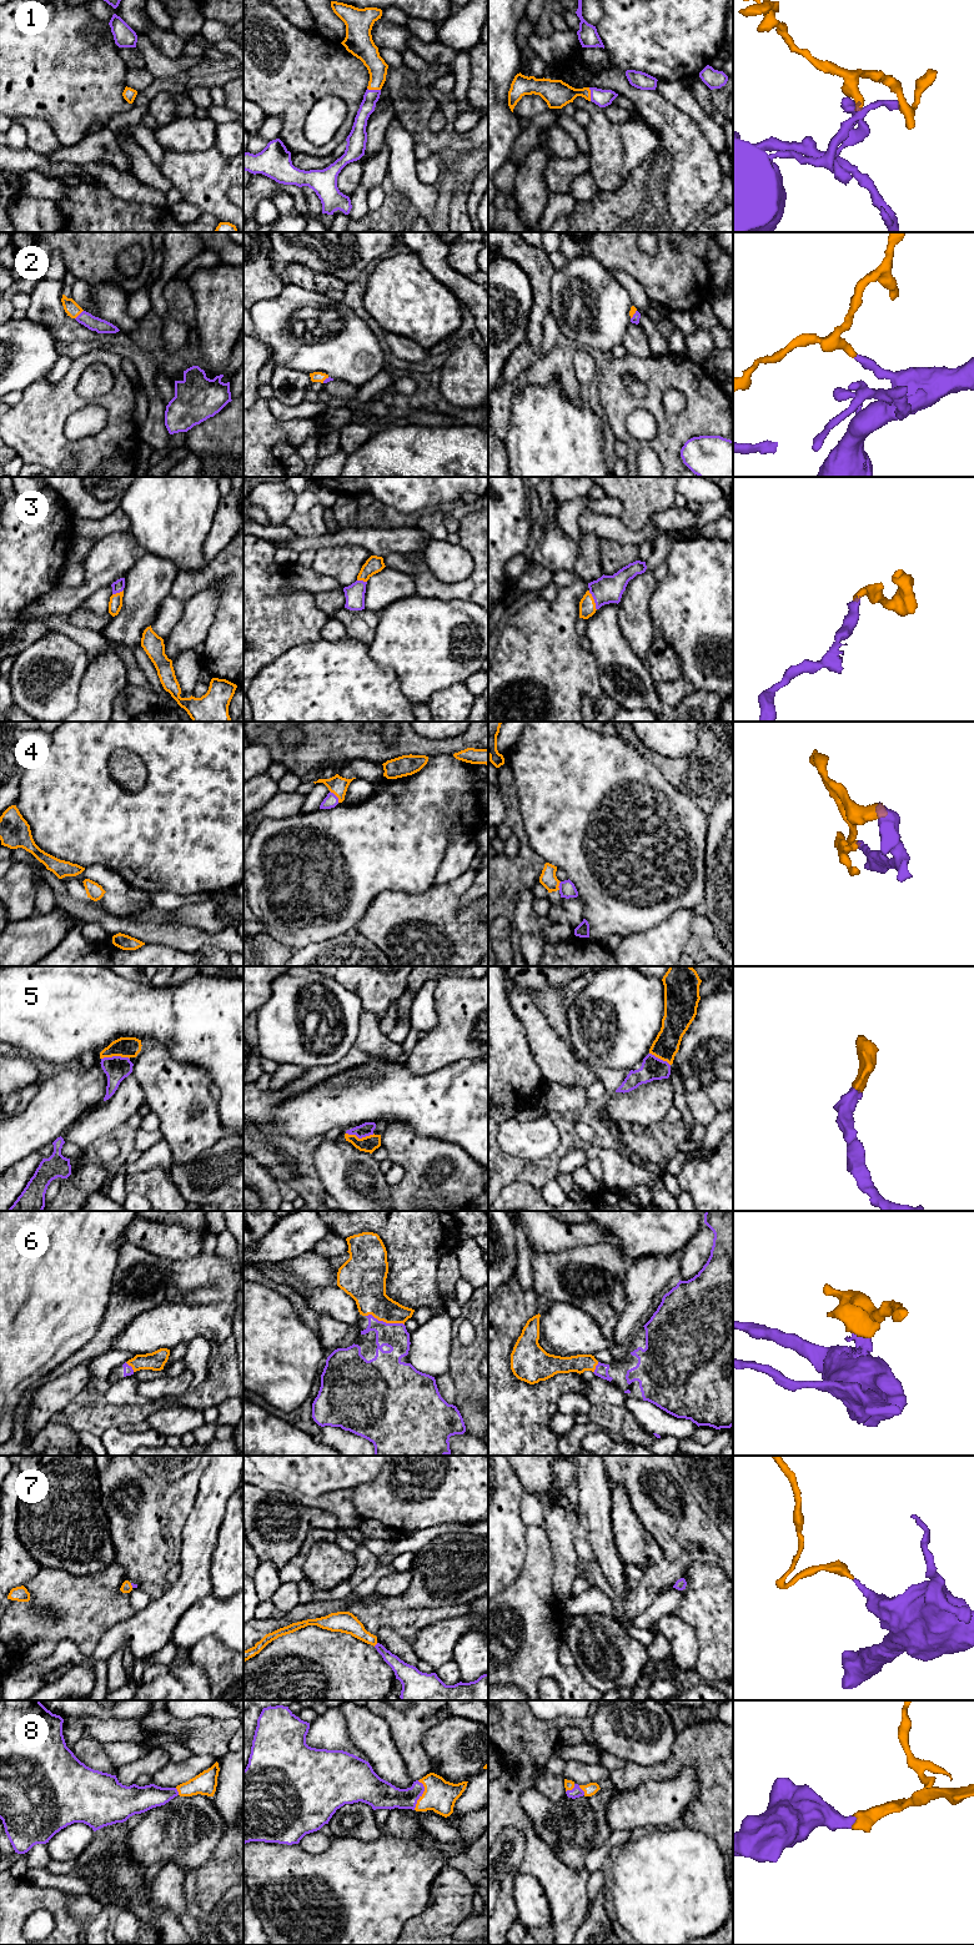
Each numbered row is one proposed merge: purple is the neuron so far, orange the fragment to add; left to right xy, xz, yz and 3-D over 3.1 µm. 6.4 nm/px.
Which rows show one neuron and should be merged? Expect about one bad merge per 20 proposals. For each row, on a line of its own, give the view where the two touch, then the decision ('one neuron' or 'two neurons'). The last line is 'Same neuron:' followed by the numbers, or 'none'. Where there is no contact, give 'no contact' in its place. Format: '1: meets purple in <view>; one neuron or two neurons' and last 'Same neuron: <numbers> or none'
1: meets purple in xz; one neuron
2: meets purple in xy; one neuron
3: meets purple in yz; one neuron
4: meets purple in xz; one neuron
5: meets purple in xy; one neuron
6: meets purple in xz; one neuron
7: meets purple in xz; one neuron
8: meets purple in xz; one neuron
Same neuron: 1, 2, 3, 4, 5, 6, 7, 8

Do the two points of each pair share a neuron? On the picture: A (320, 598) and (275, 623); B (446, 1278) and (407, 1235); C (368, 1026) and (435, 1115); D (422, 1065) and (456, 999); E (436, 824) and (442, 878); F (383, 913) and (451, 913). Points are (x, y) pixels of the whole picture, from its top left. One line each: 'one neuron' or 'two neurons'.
A: two neurons
B: two neurons
C: two neurons
D: one neuron
E: two neurons
F: one neuron

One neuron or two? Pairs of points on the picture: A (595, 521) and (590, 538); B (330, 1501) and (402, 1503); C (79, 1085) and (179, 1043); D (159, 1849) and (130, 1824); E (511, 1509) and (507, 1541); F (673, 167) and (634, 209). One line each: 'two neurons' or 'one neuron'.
A: two neurons
B: two neurons
C: two neurons
D: two neurons
E: one neuron
F: one neuron

